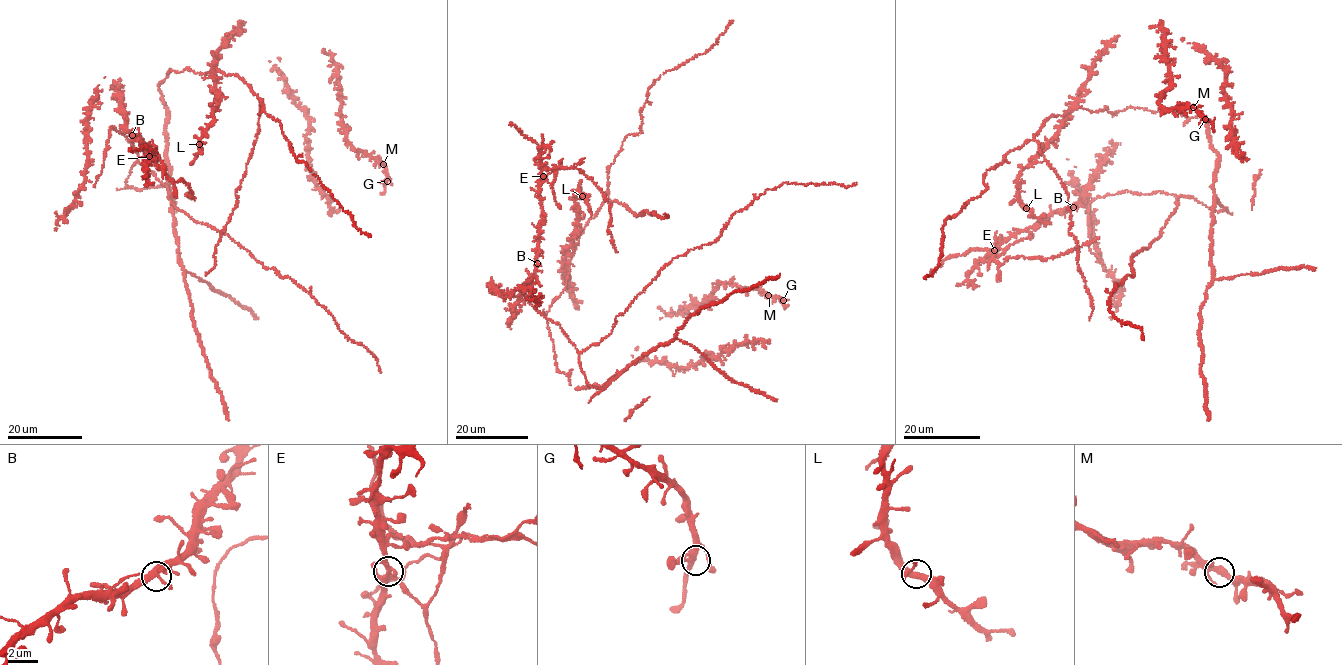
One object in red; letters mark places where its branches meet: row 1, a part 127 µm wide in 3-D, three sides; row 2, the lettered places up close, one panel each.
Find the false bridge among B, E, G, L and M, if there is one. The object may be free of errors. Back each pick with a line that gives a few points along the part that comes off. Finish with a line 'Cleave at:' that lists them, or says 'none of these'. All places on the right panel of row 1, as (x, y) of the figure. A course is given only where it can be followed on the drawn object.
E: foreign part runs (994, 251), (1005, 249), (993, 257), (1002, 264), (1017, 256), (1050, 258), (1088, 245), (1098, 237)
Cleave at: E

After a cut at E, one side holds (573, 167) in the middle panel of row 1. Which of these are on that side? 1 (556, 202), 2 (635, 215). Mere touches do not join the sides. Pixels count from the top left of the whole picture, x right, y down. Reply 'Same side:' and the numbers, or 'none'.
Same side: 1

